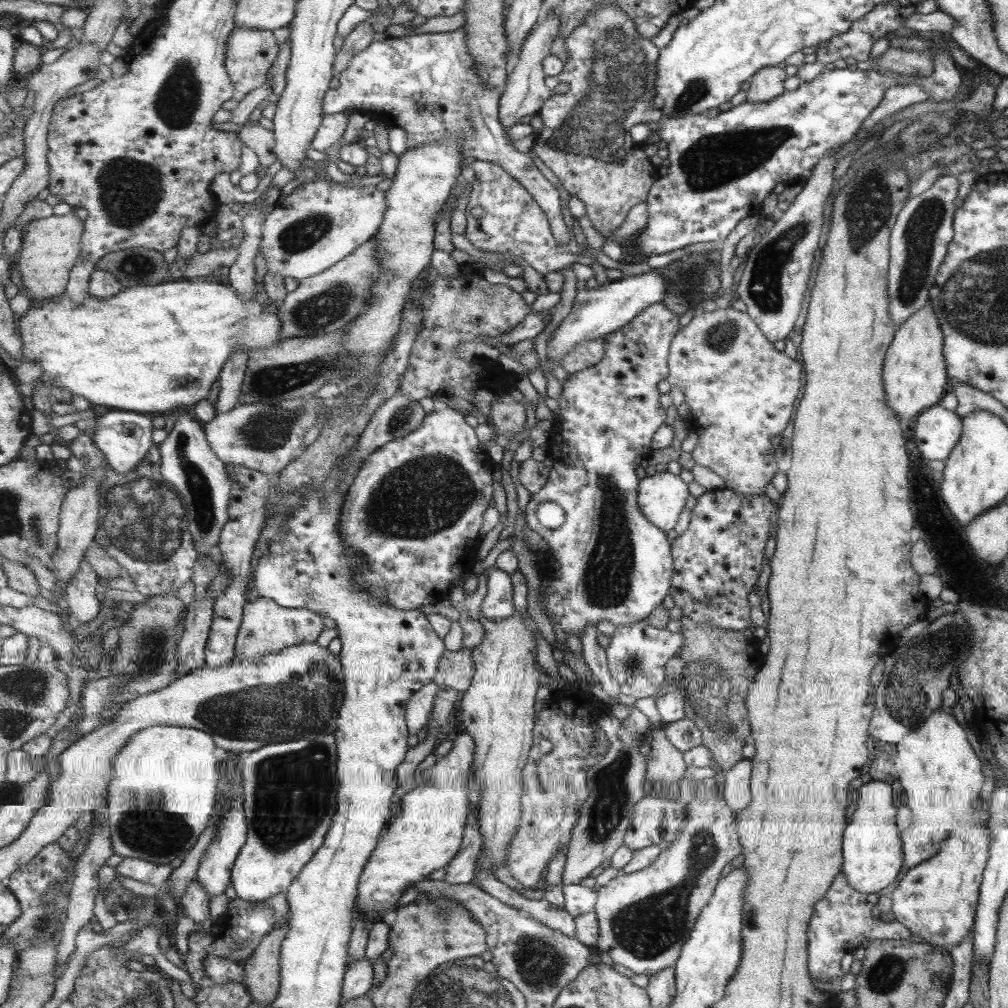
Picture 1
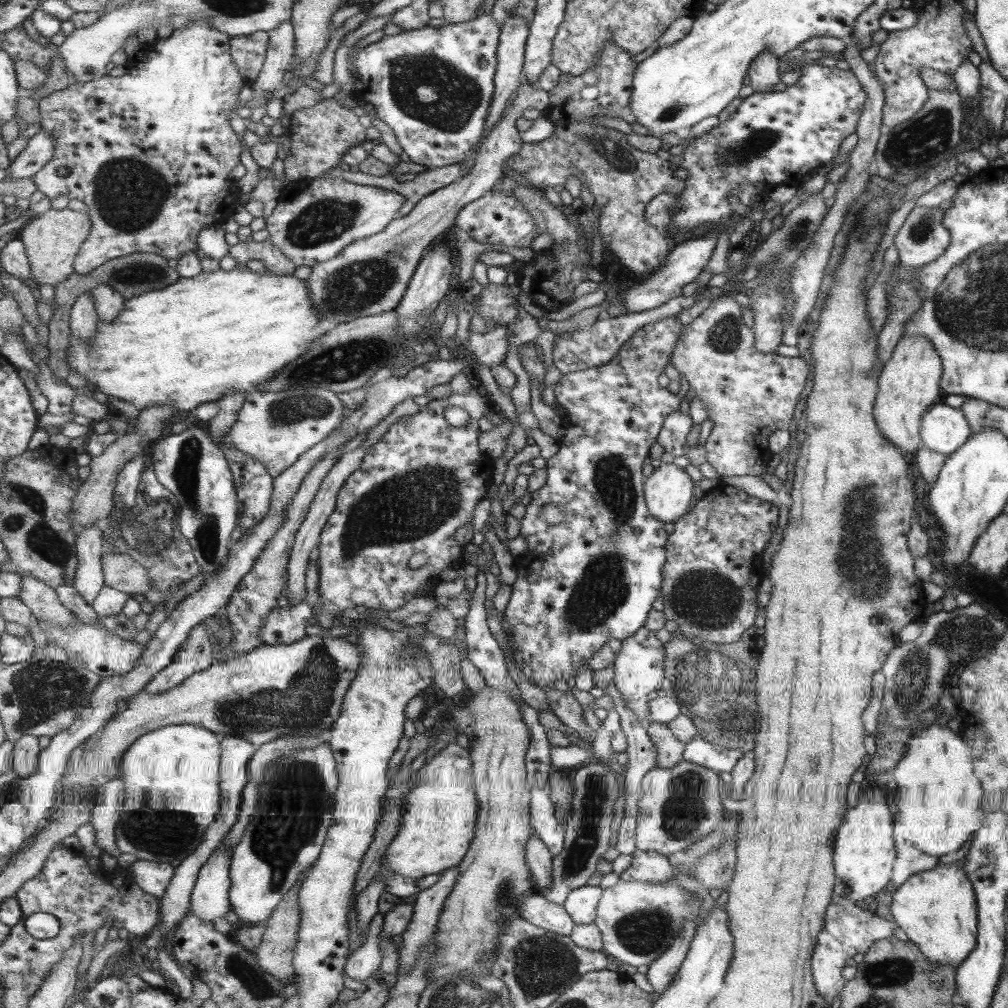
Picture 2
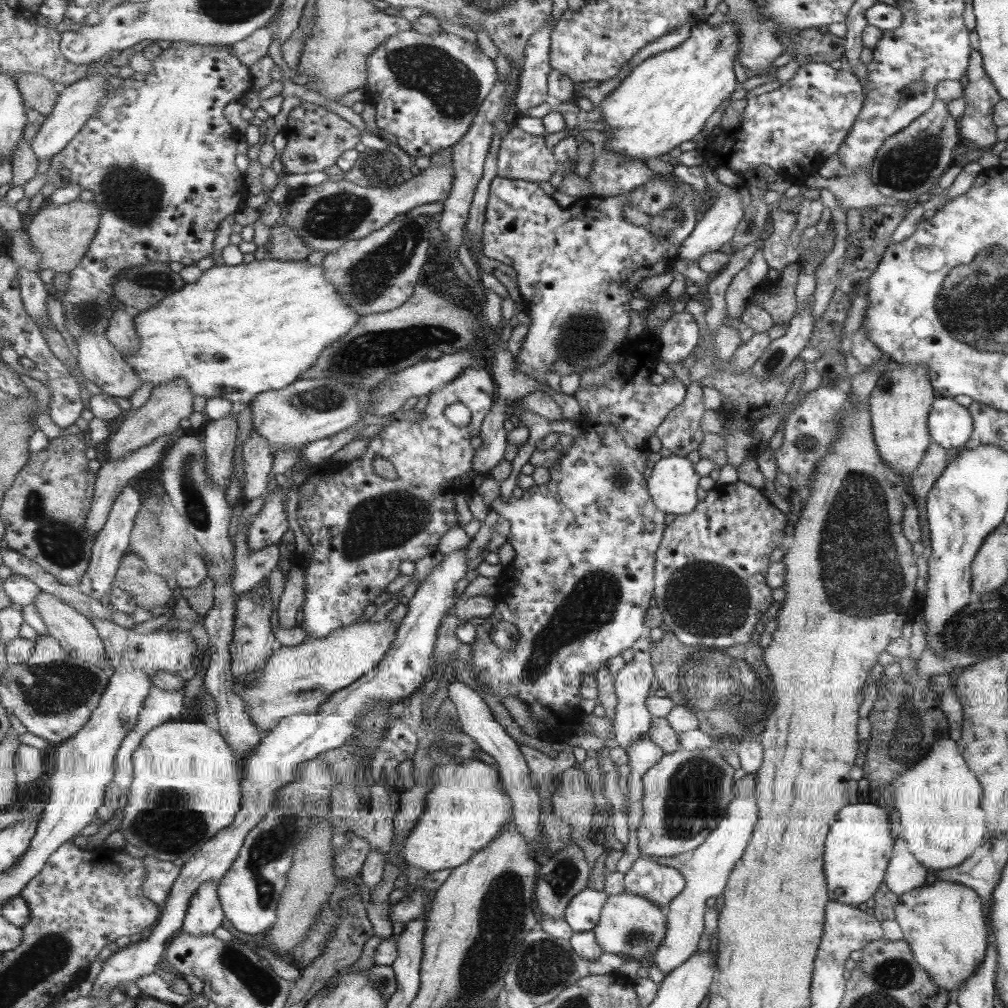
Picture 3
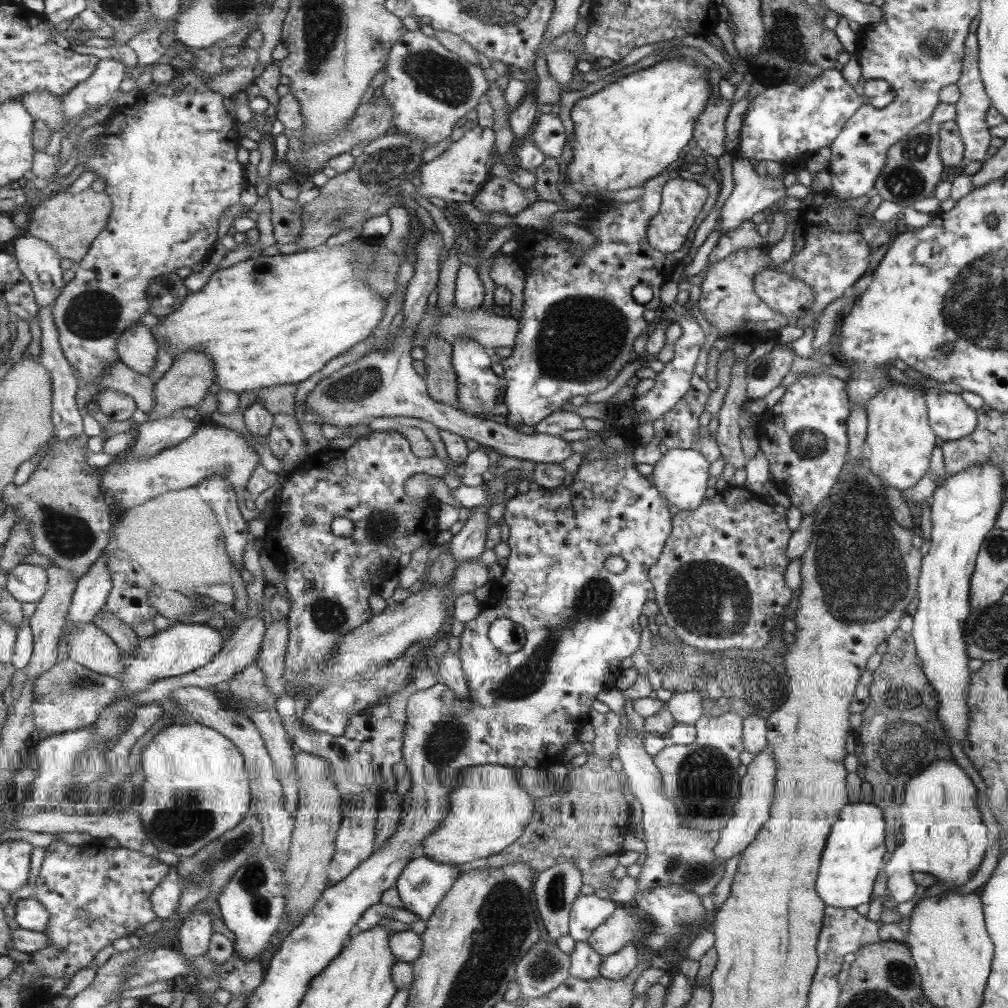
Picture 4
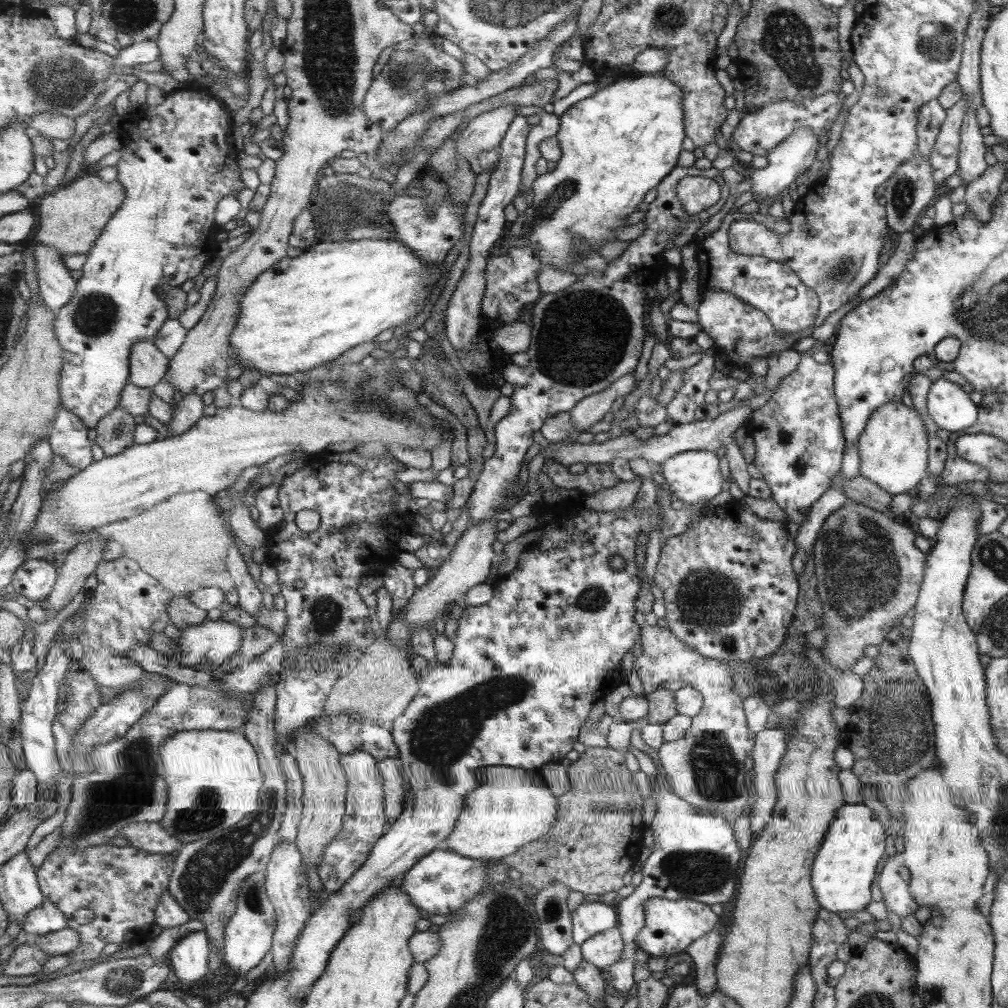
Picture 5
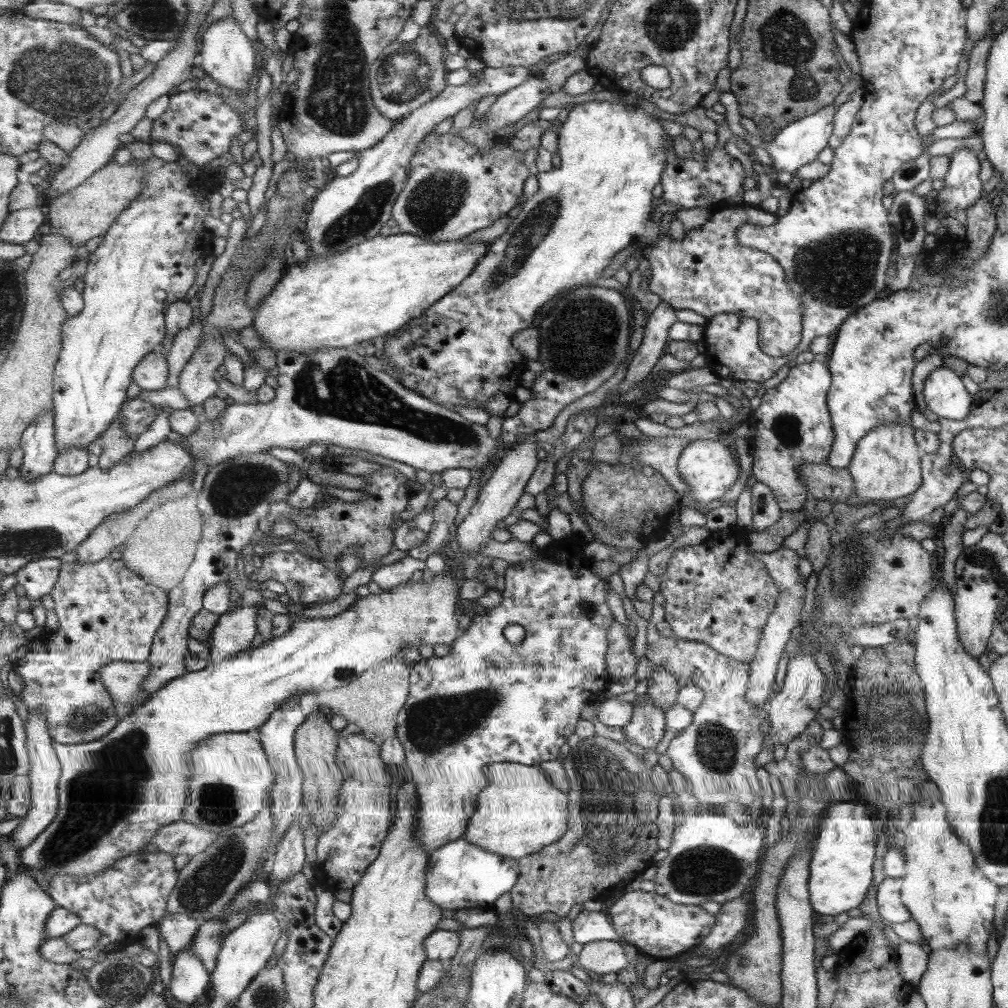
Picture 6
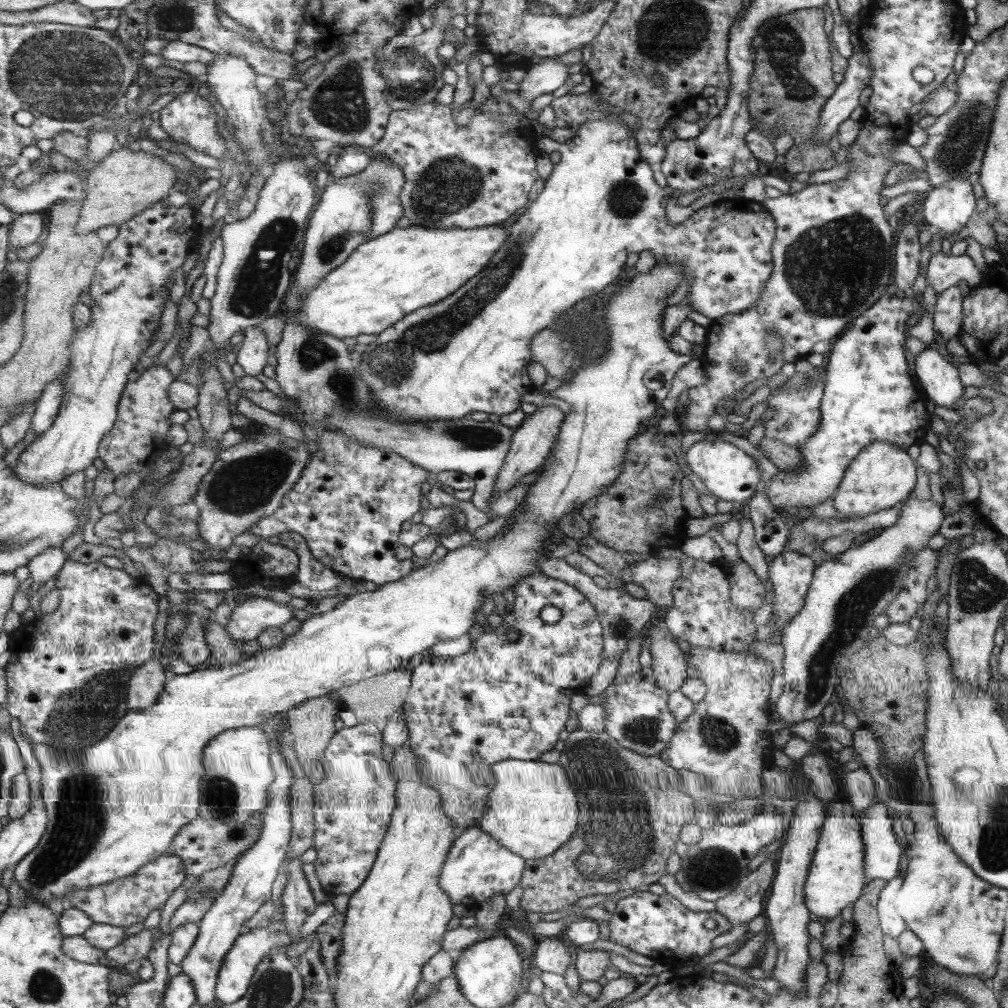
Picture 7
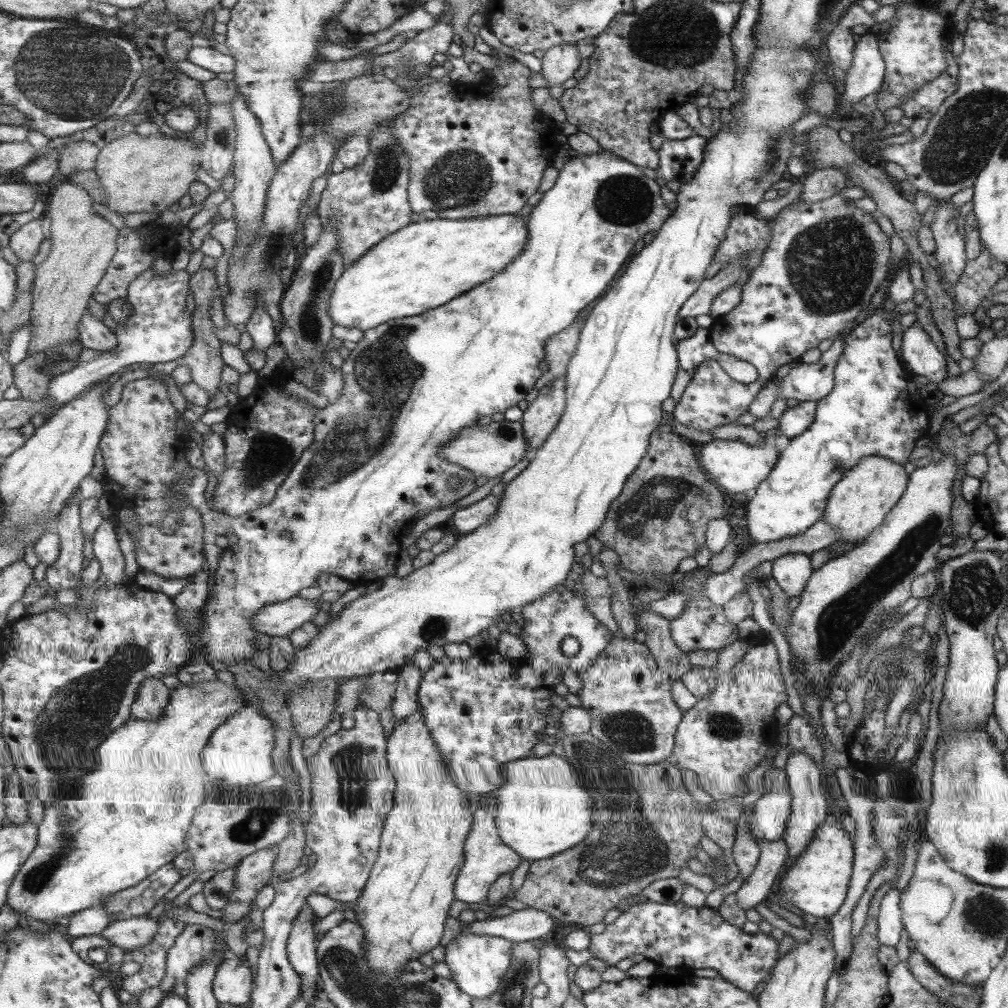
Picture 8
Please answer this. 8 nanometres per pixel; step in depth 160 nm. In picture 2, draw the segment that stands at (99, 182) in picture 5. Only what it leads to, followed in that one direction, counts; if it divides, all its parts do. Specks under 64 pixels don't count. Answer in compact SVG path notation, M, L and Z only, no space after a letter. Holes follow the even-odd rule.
M71 208L49 209L46 213L33 217L20 229L19 238L25 243L36 286L57 286L74 273L74 262L92 233L93 223L88 212L75 212Z

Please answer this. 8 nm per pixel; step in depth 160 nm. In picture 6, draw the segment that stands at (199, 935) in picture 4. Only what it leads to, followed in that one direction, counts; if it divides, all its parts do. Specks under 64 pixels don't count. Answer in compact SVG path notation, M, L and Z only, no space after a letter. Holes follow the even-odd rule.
M193 948L185 950L172 958L172 978L167 995L174 1006L198 1004L206 994L206 988L212 982L211 972L201 962L201 957L193 953Z

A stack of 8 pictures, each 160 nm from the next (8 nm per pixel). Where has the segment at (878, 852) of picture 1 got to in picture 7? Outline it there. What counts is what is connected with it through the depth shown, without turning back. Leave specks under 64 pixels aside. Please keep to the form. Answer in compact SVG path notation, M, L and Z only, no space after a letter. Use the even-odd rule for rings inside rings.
M829 816L823 820L817 846L803 884L803 903L809 913L827 920L840 916L847 904L853 904L864 889L863 843L858 818Z

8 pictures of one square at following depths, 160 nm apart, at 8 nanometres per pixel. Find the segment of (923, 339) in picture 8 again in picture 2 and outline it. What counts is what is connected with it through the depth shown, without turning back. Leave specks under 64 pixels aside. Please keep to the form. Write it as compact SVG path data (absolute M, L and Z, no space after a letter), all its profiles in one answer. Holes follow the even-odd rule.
M942 402L933 406L923 417L921 446L947 456L965 445L969 434L963 412Z

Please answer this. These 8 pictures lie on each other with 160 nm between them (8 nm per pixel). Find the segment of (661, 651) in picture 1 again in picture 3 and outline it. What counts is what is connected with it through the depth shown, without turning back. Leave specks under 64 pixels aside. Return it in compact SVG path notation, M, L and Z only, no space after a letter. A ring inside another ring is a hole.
M645 634L632 646L633 658L631 661L625 662L623 667L617 672L614 678L614 691L617 697L616 711L612 722L612 738L617 742L617 746L626 750L631 746L632 742L646 736L648 731L651 714L645 708L645 698L652 692L649 691L649 686L653 682L653 671L650 663L650 648L652 645L651 639Z

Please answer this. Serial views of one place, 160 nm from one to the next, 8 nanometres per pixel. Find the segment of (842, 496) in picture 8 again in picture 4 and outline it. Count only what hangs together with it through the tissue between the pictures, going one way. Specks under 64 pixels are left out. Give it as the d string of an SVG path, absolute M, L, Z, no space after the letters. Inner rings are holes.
M893 382L892 385L883 389L881 393L873 396L865 404L865 413L867 416L866 440L869 456L865 460L873 475L881 479L887 486L892 486L897 490L909 489L915 486L923 476L929 471L930 455L935 447L935 432L928 423L928 404L923 400L923 396L913 388L912 385Z

